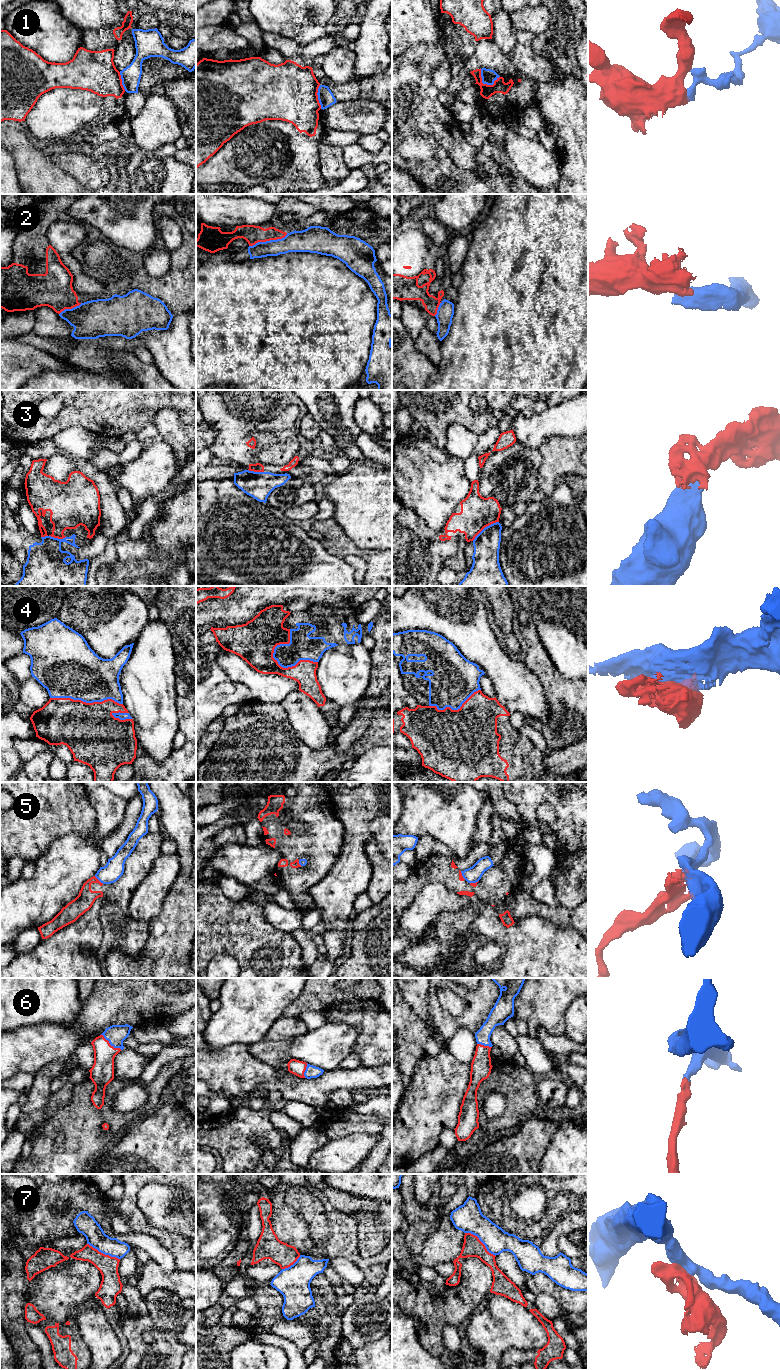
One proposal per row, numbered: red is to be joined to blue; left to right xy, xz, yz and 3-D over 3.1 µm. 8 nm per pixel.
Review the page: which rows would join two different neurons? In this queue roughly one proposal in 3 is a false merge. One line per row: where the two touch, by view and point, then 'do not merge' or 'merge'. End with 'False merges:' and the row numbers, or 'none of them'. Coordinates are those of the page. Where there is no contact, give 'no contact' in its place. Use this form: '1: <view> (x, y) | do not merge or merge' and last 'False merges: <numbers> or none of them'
1: yz (485, 83) | do not merge
2: xz (268, 241) | do not merge
3: yz (485, 527) | do not merge
4: xz (293, 665) | do not merge
5: xy (99, 880) | do not merge
6: xy (111, 1045) | merge
7: yz (481, 1241) | do not merge
False merges: 1, 2, 3, 4, 5, 7

